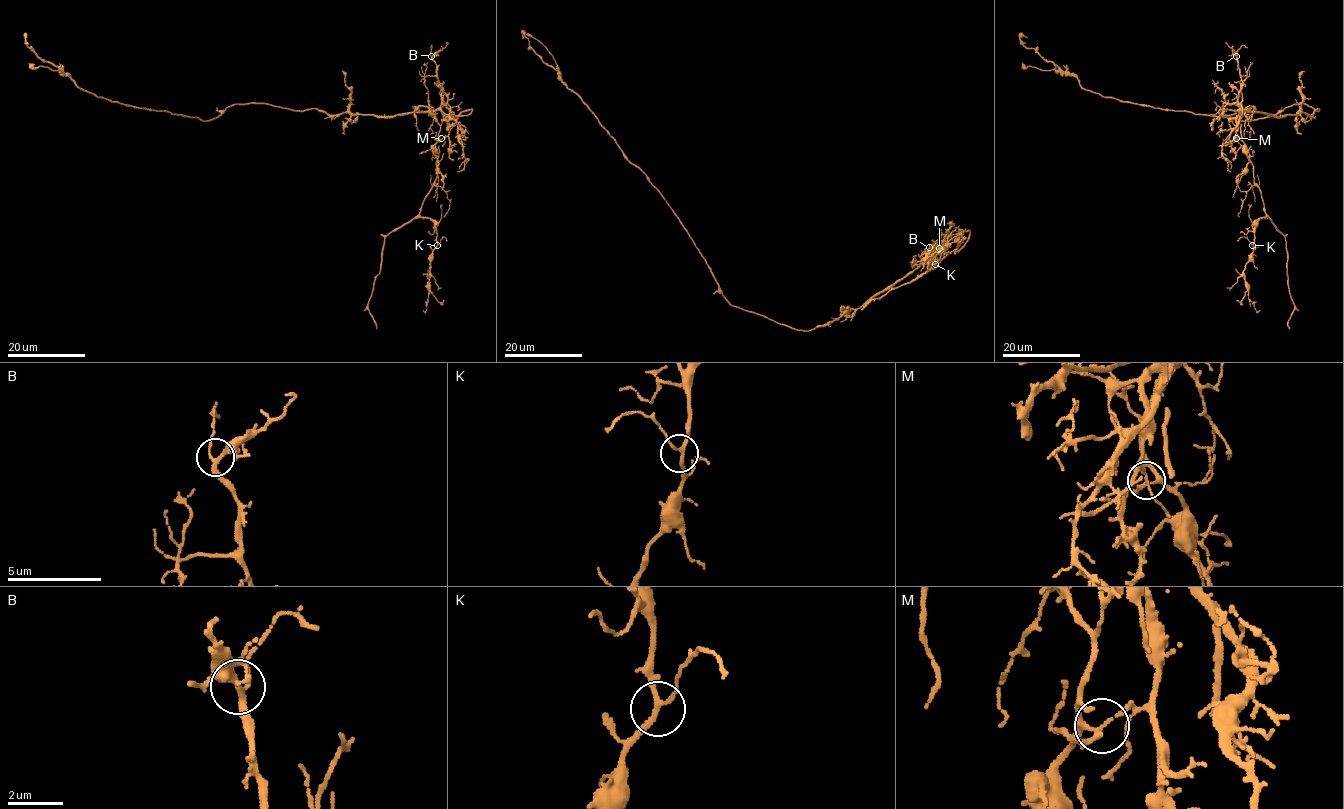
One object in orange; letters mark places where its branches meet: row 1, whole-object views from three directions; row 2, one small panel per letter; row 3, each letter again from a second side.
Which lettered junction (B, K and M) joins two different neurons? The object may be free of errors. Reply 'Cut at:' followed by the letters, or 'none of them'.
Cut at: M

